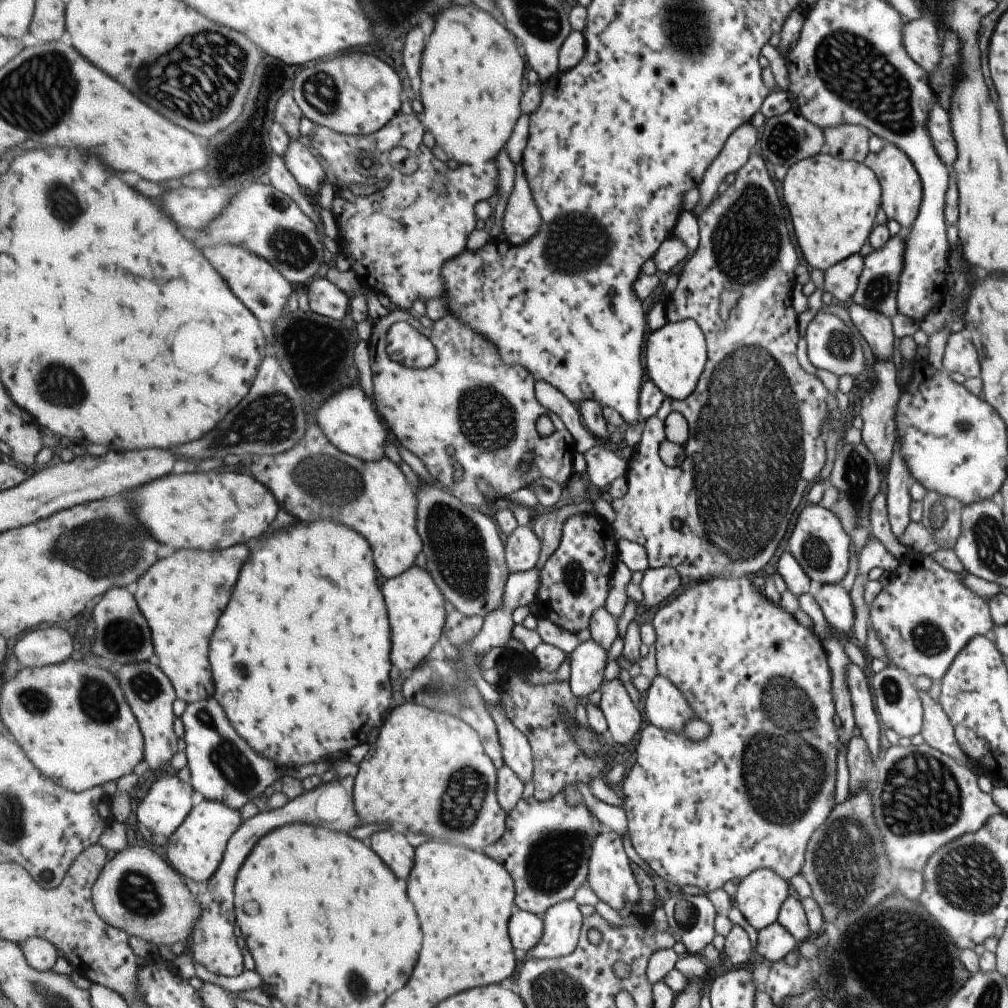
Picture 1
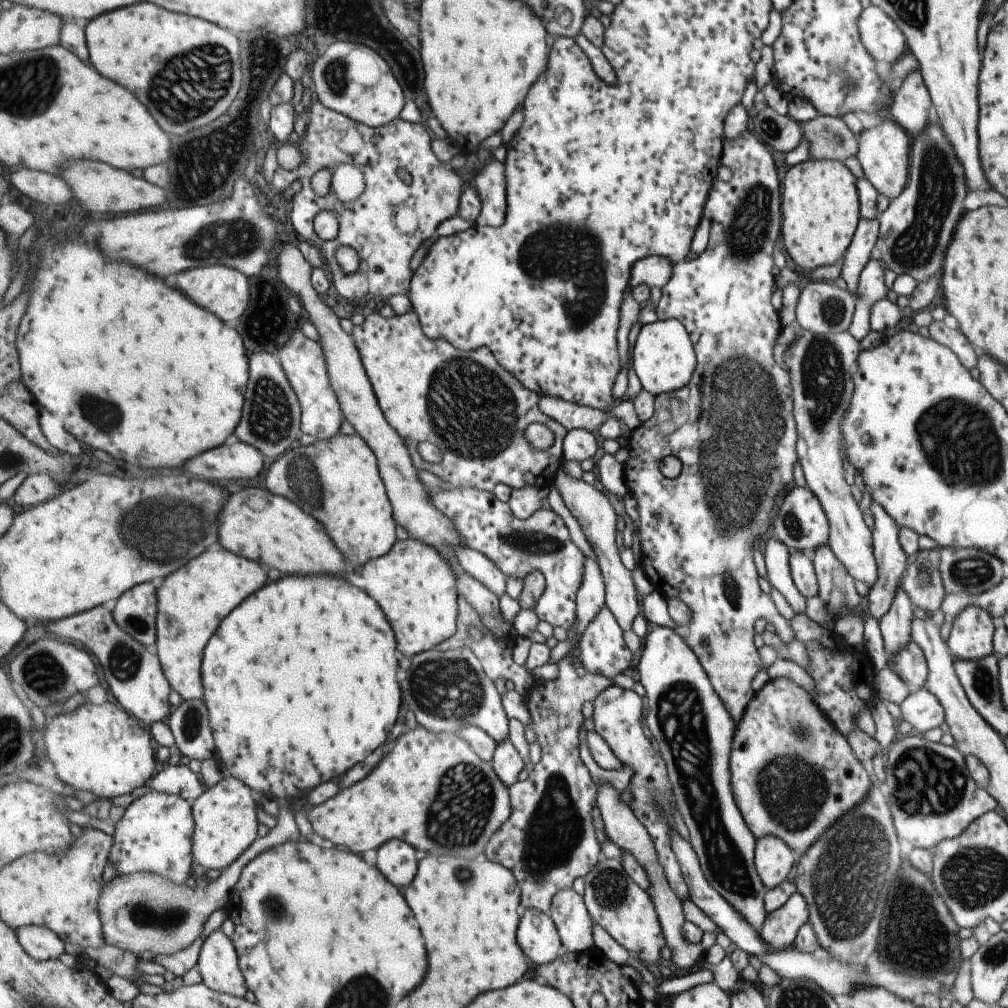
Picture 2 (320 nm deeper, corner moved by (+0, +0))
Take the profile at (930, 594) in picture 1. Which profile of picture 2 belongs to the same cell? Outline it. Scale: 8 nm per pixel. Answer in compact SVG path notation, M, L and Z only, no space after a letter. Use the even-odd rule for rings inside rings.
M910 640L902 649L898 649L891 672L914 690L921 688L928 668L920 646Z

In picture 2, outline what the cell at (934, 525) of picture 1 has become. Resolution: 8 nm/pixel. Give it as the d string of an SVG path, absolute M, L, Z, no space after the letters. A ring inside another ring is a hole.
M941 548L933 551L918 550L915 560L904 568L900 587L911 601L918 614L932 616L940 608L946 595L938 571L938 558Z

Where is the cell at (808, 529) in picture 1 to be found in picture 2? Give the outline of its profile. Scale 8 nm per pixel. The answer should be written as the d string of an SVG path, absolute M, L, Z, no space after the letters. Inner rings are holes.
M793 485L793 488L785 493L785 498L777 508L777 514L773 516L773 536L790 552L805 551L810 555L815 547L826 545L828 522L819 501L810 490L807 490L807 487Z

